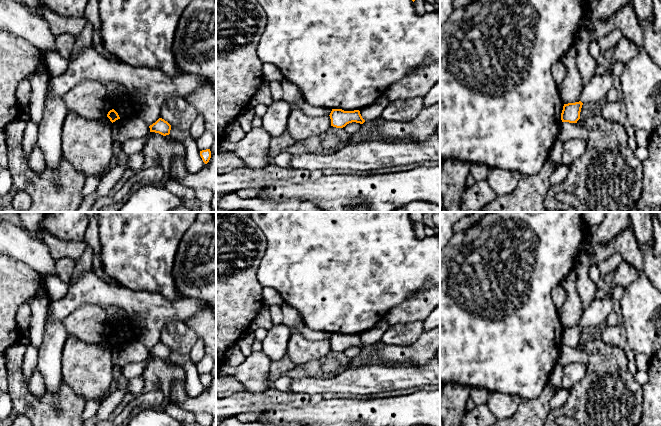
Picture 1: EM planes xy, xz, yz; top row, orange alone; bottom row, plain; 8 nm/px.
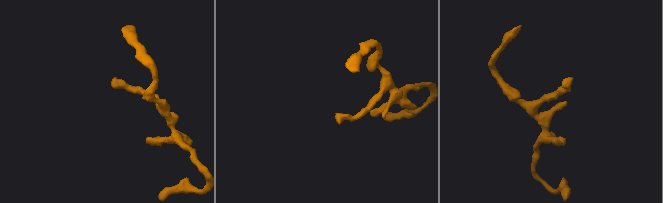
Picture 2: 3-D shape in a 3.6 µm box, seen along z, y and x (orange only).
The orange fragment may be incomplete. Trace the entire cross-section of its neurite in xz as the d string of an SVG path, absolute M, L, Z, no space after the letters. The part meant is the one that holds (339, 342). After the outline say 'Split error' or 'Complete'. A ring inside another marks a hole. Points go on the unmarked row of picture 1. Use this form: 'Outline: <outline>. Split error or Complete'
Outline: M332 333L330 337L331 350L343 352L347 348L356 346L363 348L365 344L362 342L359 334L344 335L342 333Z. Complete

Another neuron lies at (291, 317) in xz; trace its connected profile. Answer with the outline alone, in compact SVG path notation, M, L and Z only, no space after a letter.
M284 302L281 305L281 310L283 314L282 324L289 327L291 330L301 333L306 339L311 341L330 339L332 335L331 332L314 331L306 327L300 313L287 303Z

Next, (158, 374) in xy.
M150 356L142 376L145 380L144 393L160 389L164 394L165 400L162 409L170 403L174 403L171 398L173 383L176 381L185 382L186 379L185 372L181 367L170 365L155 356Z

